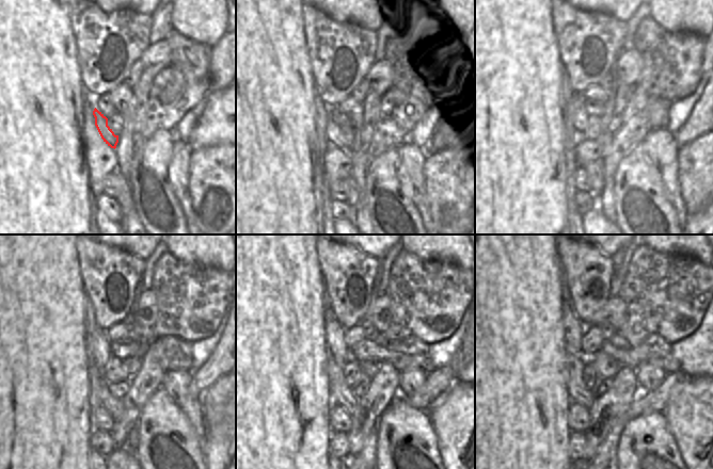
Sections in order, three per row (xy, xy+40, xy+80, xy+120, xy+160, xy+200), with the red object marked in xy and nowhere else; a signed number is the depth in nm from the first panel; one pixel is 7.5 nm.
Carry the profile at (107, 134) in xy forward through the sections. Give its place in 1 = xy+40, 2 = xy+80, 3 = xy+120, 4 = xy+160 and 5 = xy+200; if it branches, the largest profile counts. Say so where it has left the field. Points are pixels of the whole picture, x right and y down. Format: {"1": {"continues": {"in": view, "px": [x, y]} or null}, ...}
{"1": {"continues": {"in": "xy+40", "px": [345, 135]}}, "2": {"continues": {"in": "xy+80", "px": [575, 117]}}, "3": {"continues": {"in": "xy+120", "px": [98, 354]}}, "4": {"continues": {"in": "xy+160", "px": [336, 350]}}, "5": {"continues": {"in": "xy+200", "px": [573, 327]}}}

